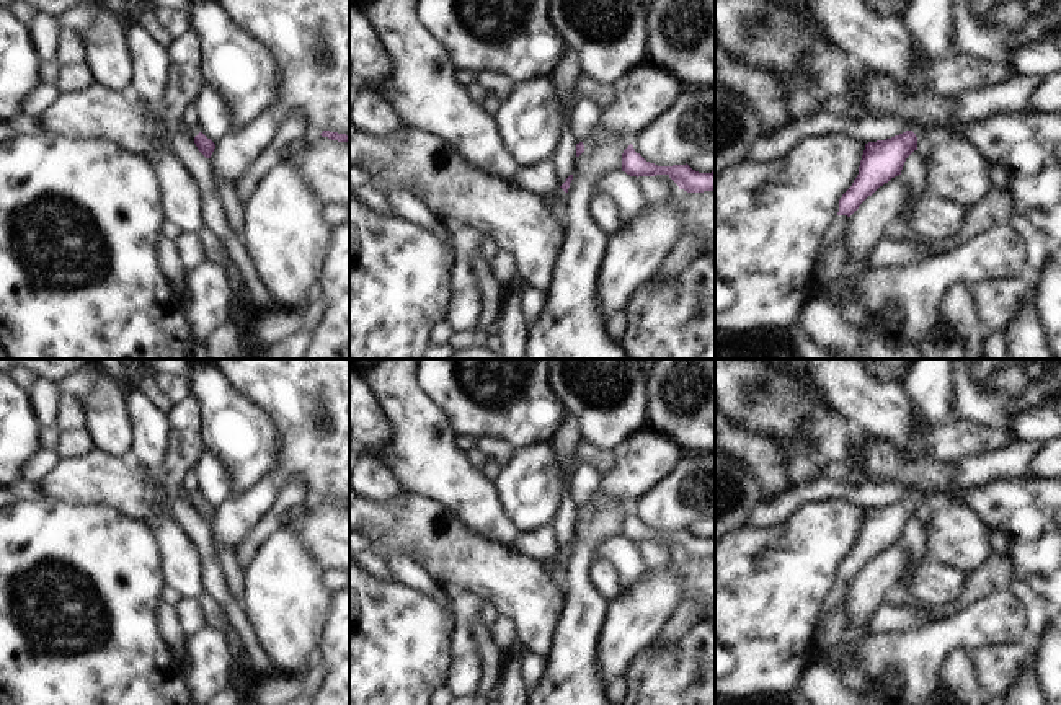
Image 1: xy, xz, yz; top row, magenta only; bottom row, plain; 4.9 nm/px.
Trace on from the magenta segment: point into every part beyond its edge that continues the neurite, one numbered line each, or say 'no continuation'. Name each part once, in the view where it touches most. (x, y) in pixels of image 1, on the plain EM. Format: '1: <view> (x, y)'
1: yz (1012, 461)

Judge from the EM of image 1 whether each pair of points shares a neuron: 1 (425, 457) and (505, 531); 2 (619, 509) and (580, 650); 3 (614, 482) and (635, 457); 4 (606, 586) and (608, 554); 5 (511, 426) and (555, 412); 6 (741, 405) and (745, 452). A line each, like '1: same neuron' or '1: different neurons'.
1: same neuron
2: same neuron
3: same neuron
4: different neurons
5: same neuron
6: different neurons

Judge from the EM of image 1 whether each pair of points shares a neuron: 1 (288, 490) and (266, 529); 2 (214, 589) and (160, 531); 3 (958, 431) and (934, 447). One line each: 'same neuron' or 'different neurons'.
1: same neuron
2: different neurons
3: same neuron

